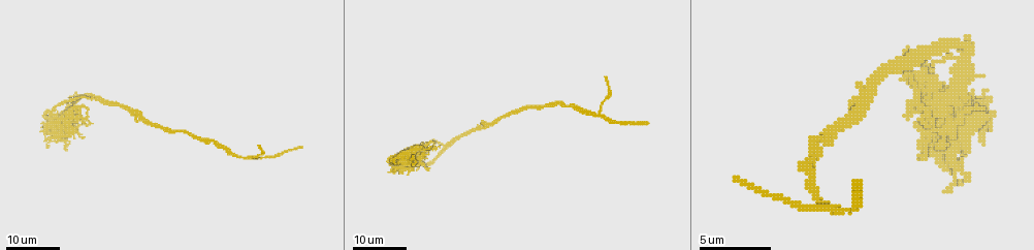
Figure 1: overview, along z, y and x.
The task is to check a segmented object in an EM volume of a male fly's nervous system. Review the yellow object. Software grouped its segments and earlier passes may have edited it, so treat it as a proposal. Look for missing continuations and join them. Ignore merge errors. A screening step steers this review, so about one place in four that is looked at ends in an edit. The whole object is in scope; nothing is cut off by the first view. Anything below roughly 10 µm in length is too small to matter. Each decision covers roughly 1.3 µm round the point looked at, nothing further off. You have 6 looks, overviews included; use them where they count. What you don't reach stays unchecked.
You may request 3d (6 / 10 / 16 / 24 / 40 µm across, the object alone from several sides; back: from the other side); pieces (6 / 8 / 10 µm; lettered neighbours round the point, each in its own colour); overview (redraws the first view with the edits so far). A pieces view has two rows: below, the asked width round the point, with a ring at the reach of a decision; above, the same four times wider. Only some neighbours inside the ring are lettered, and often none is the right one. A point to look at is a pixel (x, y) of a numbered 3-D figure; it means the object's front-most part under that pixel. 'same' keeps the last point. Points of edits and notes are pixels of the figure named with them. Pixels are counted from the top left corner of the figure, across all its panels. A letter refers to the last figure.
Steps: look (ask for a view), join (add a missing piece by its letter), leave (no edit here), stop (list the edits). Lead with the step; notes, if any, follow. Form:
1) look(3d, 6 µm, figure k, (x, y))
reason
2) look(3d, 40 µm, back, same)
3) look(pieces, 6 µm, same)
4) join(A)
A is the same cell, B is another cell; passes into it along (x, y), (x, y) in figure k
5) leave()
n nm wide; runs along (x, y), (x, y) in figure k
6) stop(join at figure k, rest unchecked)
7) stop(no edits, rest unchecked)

look(3d, 16 µm, figure 1, (646, 122))
free end

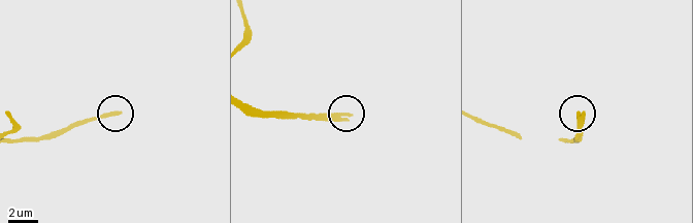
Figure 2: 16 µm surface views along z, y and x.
look(pieces, 6 µm, figure 2, (120, 114))

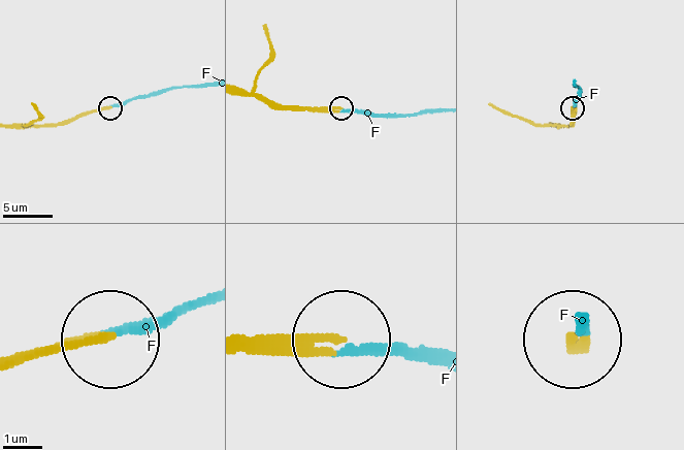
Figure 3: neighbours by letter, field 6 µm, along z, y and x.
join(F)
220 nm wide; F is the same cell; passes into it along (250, 339), (437, 358) in figure 3; the cell continues

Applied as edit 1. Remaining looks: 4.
look(overview)
see it whole again

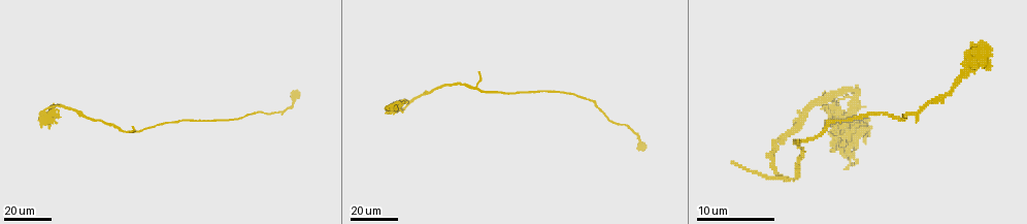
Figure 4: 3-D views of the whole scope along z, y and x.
look(3d, 24 µm, figure 4, (733, 162))
an open end

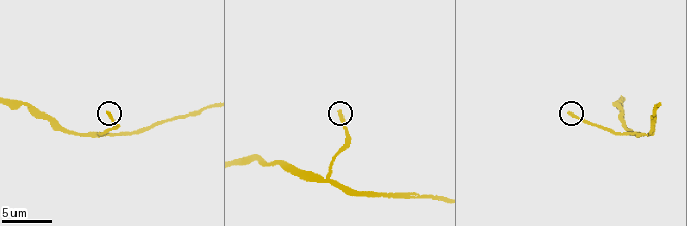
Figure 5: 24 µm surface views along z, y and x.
look(pieces, 10 µm, figure 5, (571, 112))
what lies round it

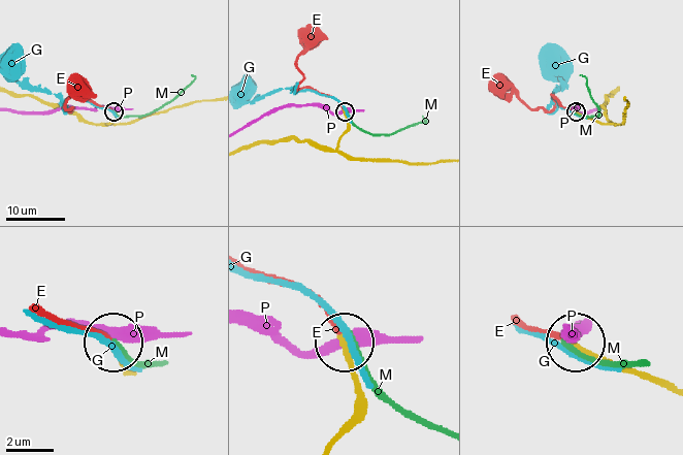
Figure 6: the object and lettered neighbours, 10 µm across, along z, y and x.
join(E)
E is the same cell, G, M and P are other cells; it goes on there

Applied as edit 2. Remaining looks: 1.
stop(join at figure 3, join at figure 6, rest unchecked)

